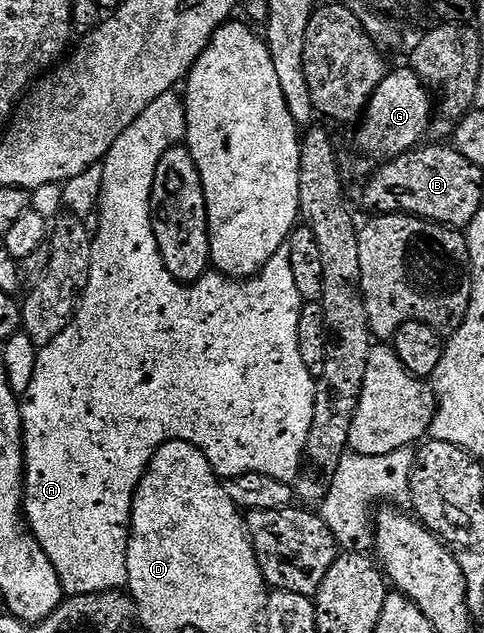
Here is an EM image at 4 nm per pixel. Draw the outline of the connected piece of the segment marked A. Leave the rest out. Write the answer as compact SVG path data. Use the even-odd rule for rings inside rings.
M103 164L107 168L116 168L116 172L112 172L112 176L108 176L108 184L105 184L102 180L99 183L100 198L98 203L98 215L100 214L100 225L97 226L95 232L95 239L92 241L92 261L90 262L90 274L88 275L88 284L85 286L84 291L77 303L76 314L72 317L72 320L66 326L66 330L62 330L62 334L58 334L58 338L54 338L48 344L43 345L39 349L36 357L36 373L34 378L30 378L30 386L22 393L22 403L20 406L20 421L24 427L22 433L22 467L24 469L24 506L23 514L24 519L28 525L29 532L32 533L32 537L37 540L42 546L42 550L46 554L46 558L50 558L50 562L54 566L54 570L58 574L61 586L66 589L68 596L85 596L86 594L98 594L101 590L105 592L115 592L117 590L127 589L128 586L128 542L130 539L130 529L132 527L132 499L136 493L136 487L142 482L145 472L148 470L148 463L154 458L154 454L159 450L162 444L165 444L167 440L181 440L187 444L193 444L198 451L203 452L204 457L210 462L210 466L215 470L216 475L219 476L222 472L241 472L242 475L260 474L268 475L272 479L278 479L280 481L292 482L299 472L302 472L302 465L305 463L306 458L298 458L298 452L306 452L308 447L308 435L310 434L310 426L314 422L314 410L316 409L316 380L314 379L314 372L308 369L308 364L304 361L305 349L300 343L300 322L302 319L302 313L300 313L300 307L305 307L306 302L298 294L298 286L294 282L294 266L290 266L290 250L287 246L279 248L278 251L270 258L270 262L266 262L266 266L261 268L259 273L251 278L233 278L223 275L215 270L209 270L200 277L199 280L192 283L184 283L175 280L170 274L170 270L166 270L166 266L162 262L162 254L158 250L158 242L154 238L154 230L152 229L152 193L148 190L148 176L144 176L144 164L140 164L140 168L132 168L132 164L128 164L128 168L124 168L124 164ZM120 168L124 168L124 172L136 172L136 176L124 176L124 172L120 172ZM186 312L202 312L202 326L206 324L206 356L202 352L202 366L194 366L196 368L196 374L194 376L184 376L188 382L186 386L190 388L192 392L192 398L194 396L200 396L204 398L204 402L208 404L206 412L208 412L208 420L88 420L88 414L104 414L102 412L102 398L114 398L112 396L112 390L136 390L136 382L130 386L130 374L136 374L136 344L142 344L142 340L148 340L152 342L152 336L156 336L156 326L168 326L168 314L186 314Z

